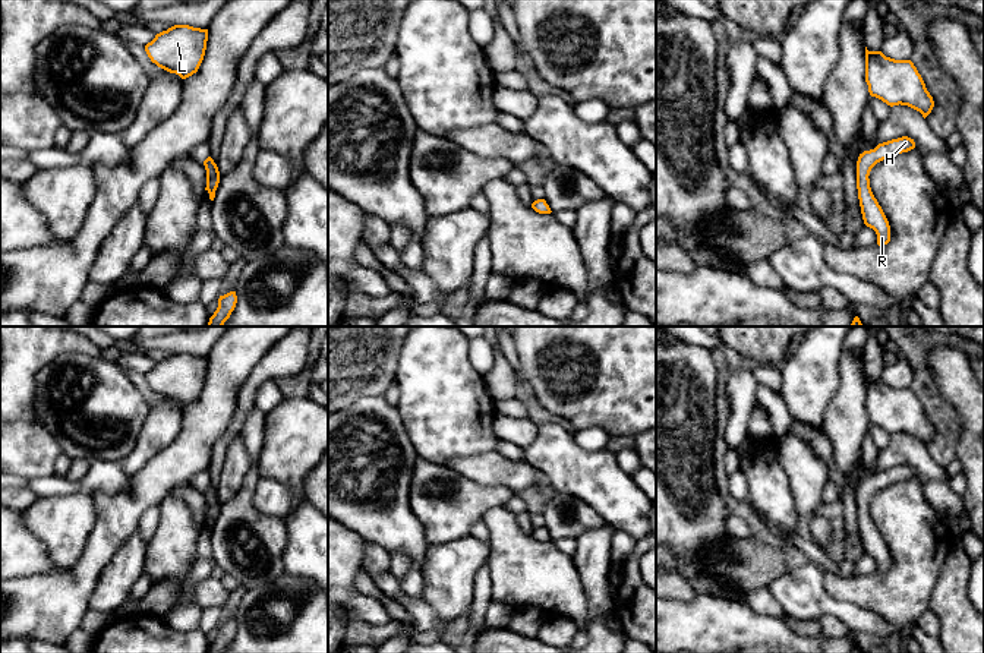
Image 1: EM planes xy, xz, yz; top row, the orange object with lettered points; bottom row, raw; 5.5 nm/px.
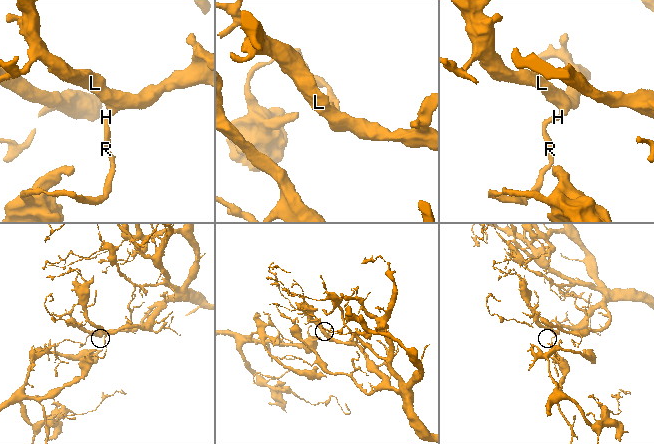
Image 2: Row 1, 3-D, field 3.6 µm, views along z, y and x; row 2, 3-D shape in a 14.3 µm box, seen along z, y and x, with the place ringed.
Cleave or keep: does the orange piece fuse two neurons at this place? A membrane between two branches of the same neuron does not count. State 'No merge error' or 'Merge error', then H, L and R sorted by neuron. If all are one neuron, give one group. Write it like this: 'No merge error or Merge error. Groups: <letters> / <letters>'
Merge error. Groups: H L / R

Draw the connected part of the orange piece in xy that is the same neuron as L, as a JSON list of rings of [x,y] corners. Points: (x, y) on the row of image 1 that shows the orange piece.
[[[174,25],[155,35],[145,51],[158,67],[186,79],[198,72],[206,50],[208,29]]]

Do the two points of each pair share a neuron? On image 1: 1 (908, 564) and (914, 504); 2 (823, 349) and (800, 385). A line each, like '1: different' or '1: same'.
1: same
2: same

